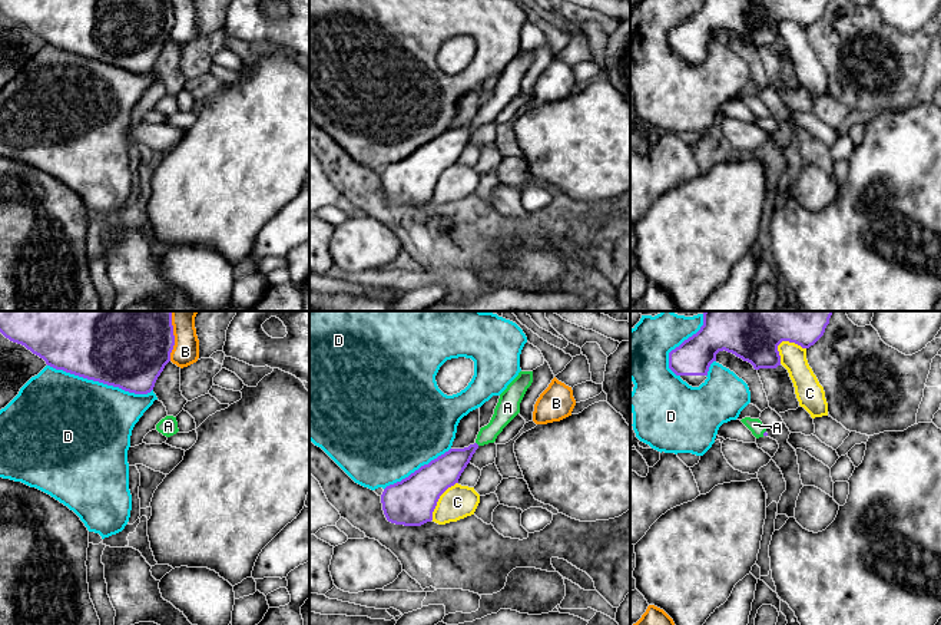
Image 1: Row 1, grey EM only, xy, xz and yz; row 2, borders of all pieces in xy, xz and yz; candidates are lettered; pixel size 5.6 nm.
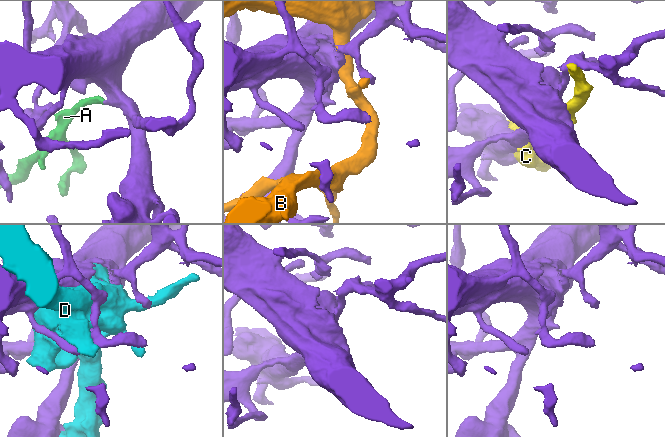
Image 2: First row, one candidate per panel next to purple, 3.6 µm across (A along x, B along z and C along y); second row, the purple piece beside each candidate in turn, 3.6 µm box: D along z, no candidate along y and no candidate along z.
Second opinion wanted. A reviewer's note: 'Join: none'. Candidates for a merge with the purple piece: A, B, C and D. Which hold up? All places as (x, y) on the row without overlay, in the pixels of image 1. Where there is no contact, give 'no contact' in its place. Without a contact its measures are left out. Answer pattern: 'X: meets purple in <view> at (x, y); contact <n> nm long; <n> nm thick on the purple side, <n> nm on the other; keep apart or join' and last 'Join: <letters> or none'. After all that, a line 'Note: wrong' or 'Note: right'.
A: meets purple in yz at (764, 112); contact 40 nm long; 20 nm thick on the purple side, 80 nm on the other; join
B: meets purple in xy at (174, 20); contact 220 nm long; 380 nm thick on the purple side, 150 nm on the other; keep apart
C: meets purple in yz at (782, 19); contact 180 nm long; 240 nm thick on the purple side, 140 nm on the other; keep apart
D: meets purple in xy at (100, 60); contact 600 nm long; 380 nm thick on the purple side, 480 nm on the other; keep apart
Join: A
Note: wrong

